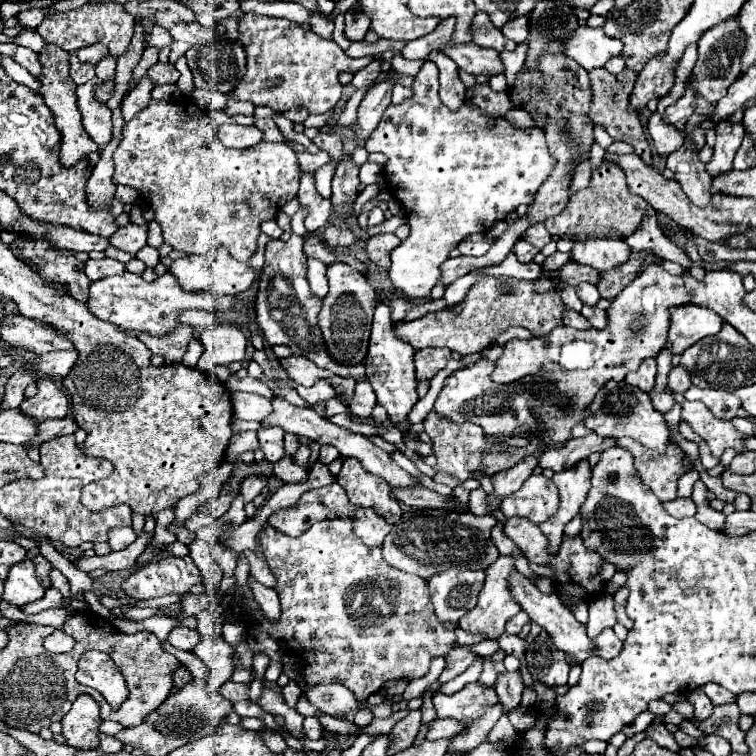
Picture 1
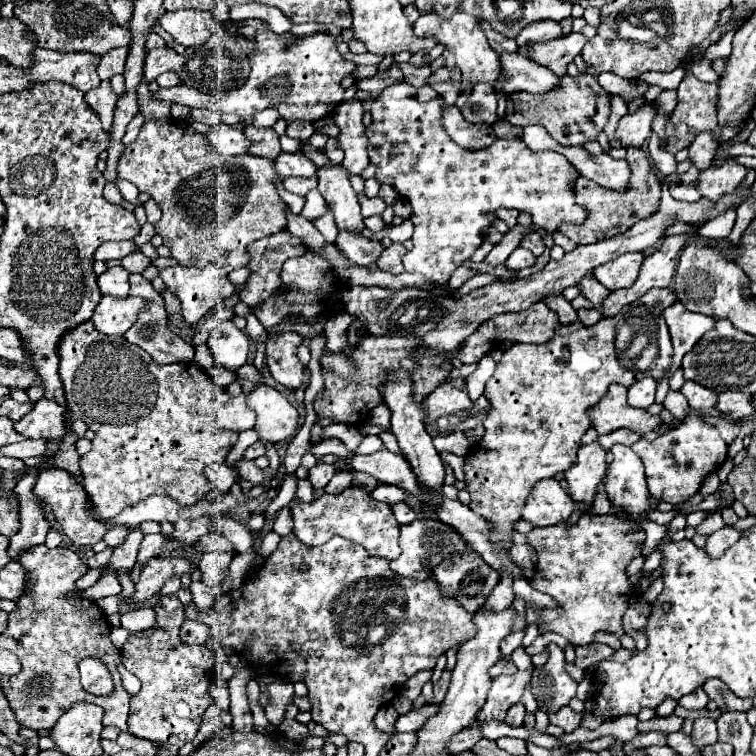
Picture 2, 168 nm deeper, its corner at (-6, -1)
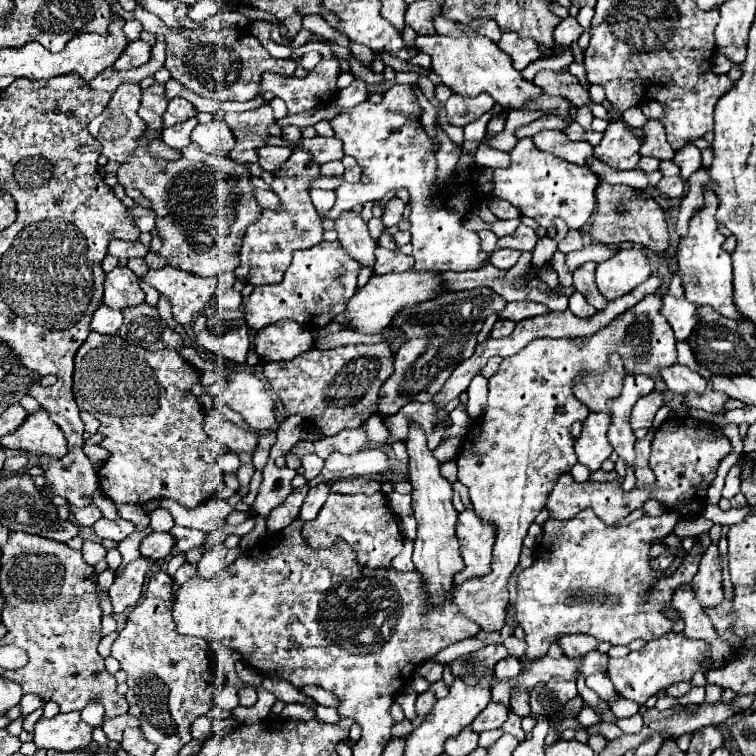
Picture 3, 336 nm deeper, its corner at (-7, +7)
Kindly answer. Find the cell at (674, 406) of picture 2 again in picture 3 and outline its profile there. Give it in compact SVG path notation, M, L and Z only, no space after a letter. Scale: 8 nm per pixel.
M653 293L647 295L641 303L633 309L623 313L621 317L613 319L607 327L597 331L591 337L583 337L583 347L577 347L575 339L535 339L523 351L513 357L503 359L499 371L489 379L489 405L487 411L469 427L467 435L463 437L463 455L473 457L457 457L459 465L459 481L469 489L471 505L477 515L497 529L497 539L493 545L493 559L491 559L491 573L483 575L481 579L467 579L461 587L453 587L453 603L457 603L459 611L473 619L481 627L481 631L499 631L505 625L505 607L509 605L507 581L513 569L519 565L519 553L523 547L523 539L527 529L545 507L545 499L553 489L553 483L573 469L577 463L577 455L573 451L575 439L571 437L571 425L575 421L583 421L589 415L589 409L573 395L573 379L583 377L587 373L601 373L607 371L607 357L609 353L617 351L625 363L627 371L655 375L663 367L671 367L677 363L675 351L675 337L673 329L659 313L661 295Z

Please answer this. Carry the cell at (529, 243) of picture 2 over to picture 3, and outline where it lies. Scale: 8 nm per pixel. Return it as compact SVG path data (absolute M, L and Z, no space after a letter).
M519 225L517 231L515 231L513 235L507 235L507 237L503 237L503 239L498 239L496 248L517 249L517 251L533 251L535 243L537 243L537 235L535 235L535 231L533 231L531 227L527 227L527 225Z

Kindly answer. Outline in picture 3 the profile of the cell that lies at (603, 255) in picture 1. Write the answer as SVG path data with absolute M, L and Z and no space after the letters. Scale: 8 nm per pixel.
M625 249L597 265L597 287L609 301L627 295L645 279L649 279L649 259L641 249Z

